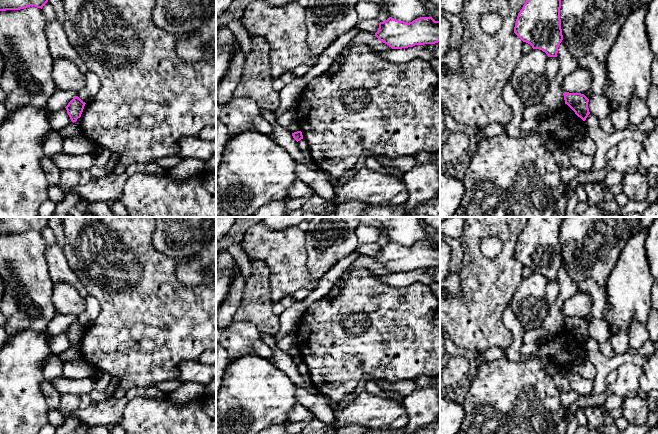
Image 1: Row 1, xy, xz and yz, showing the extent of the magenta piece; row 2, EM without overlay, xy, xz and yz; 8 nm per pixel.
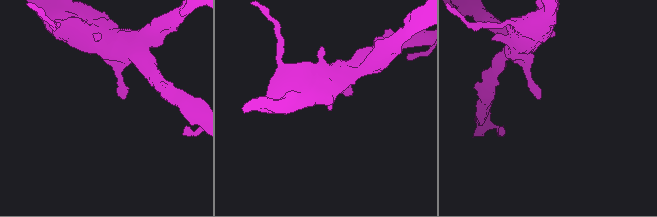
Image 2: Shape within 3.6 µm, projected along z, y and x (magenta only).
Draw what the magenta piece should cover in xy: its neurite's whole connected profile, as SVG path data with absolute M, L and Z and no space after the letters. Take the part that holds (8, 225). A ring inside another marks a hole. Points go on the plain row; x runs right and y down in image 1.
M0 217L0 235L20 234L30 230L41 232L49 217Z

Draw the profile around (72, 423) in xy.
M72 416L65 420L65 423L56 429L55 434L71 434L81 425L81 421L78 417Z

